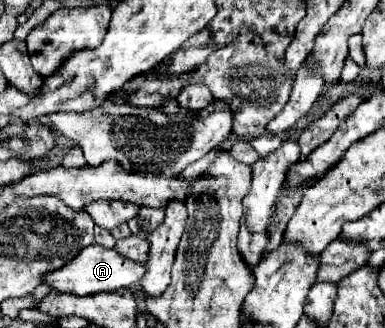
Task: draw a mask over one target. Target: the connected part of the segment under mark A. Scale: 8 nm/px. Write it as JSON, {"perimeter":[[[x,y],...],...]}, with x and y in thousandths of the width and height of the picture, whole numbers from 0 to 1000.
{"perimeter":[[[255,744],[223,750],[192,793],[166,805],[151,823],[114,835],[114,866],[151,896],[197,896],[197,902],[239,902],[255,890],[296,890],[306,878],[332,878],[353,866],[374,841],[369,805],[343,805],[343,793],[312,780],[301,762],[275,762]]]}

